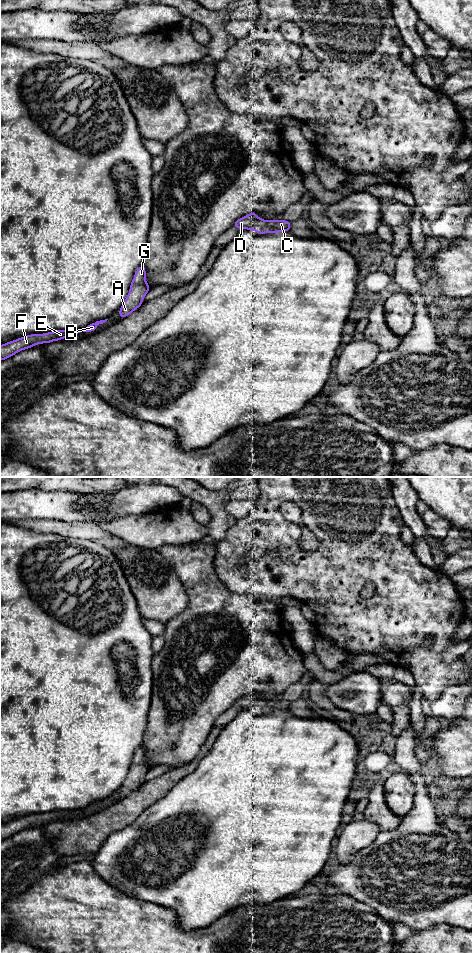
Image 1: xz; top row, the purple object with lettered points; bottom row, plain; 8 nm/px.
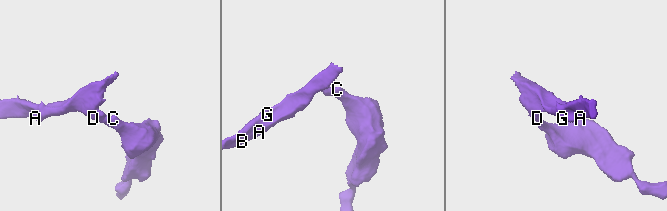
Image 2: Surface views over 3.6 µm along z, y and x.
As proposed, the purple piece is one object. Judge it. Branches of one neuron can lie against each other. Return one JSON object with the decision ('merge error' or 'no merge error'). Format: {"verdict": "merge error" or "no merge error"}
{"verdict": "no merge error"}

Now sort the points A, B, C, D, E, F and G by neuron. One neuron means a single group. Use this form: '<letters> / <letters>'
A B C D E F G

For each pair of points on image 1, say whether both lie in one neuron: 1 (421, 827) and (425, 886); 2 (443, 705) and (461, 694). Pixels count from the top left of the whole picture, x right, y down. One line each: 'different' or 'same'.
1: same
2: same

